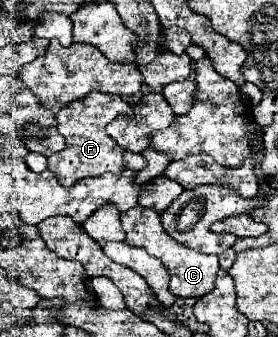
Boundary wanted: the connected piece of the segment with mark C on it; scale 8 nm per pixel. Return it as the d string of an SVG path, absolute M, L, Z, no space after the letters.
M132 207L130 211L120 215L122 227L126 231L126 243L128 245L136 245L146 249L152 257L158 257L164 267L170 273L170 293L174 293L176 297L188 299L200 299L206 293L210 293L215 287L216 273L218 273L218 255L200 253L194 249L188 249L186 245L180 245L176 241L172 241L172 237L168 237L168 233L164 233L162 225L160 225L160 213L156 213L156 209L152 207Z

